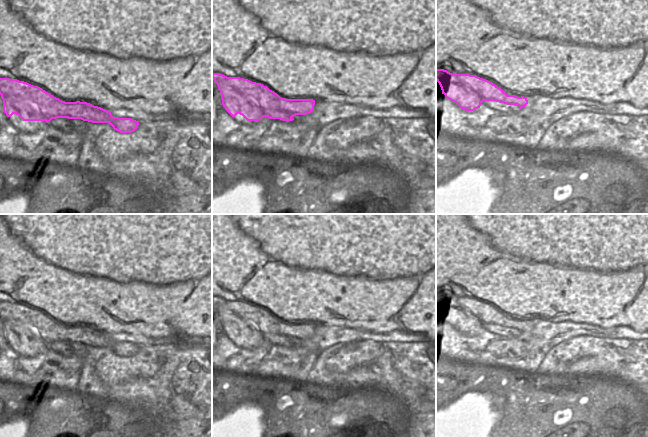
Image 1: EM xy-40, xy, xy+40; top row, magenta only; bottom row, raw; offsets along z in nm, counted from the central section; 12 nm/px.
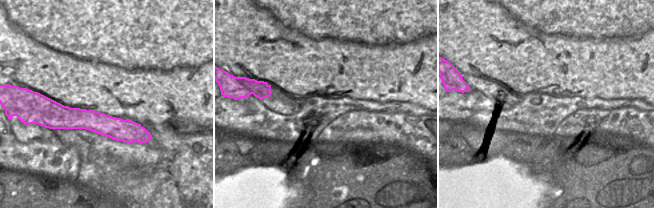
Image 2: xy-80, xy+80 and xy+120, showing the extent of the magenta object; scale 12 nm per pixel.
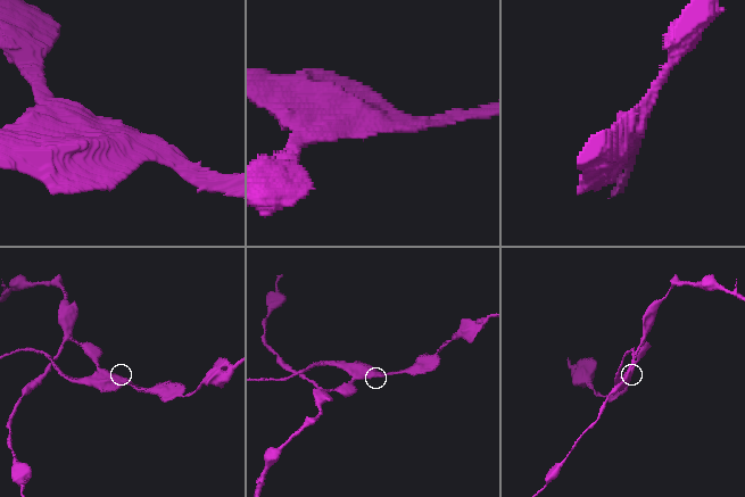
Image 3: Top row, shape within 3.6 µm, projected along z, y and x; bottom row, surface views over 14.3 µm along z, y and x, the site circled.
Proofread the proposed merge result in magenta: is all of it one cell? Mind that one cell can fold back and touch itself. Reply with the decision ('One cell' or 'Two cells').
Two cells.

